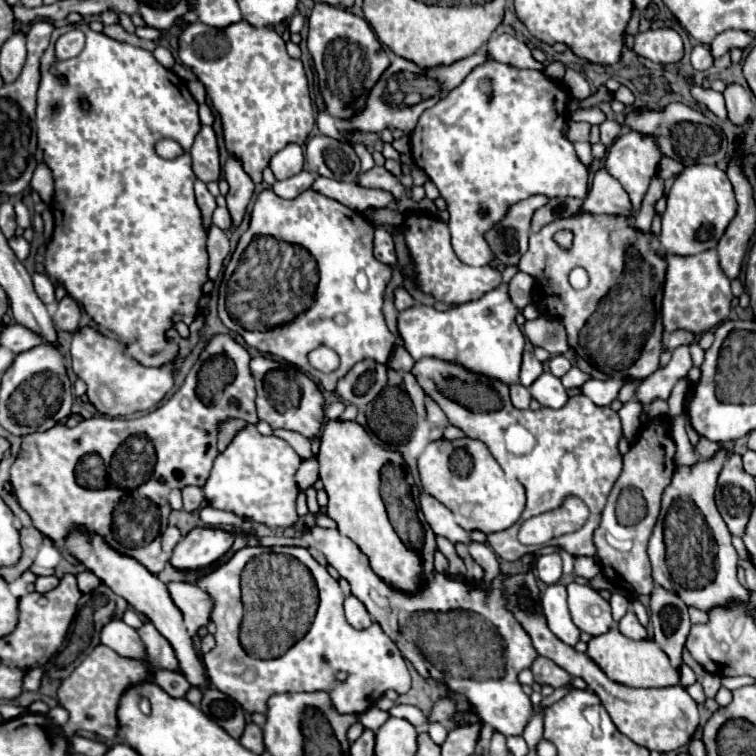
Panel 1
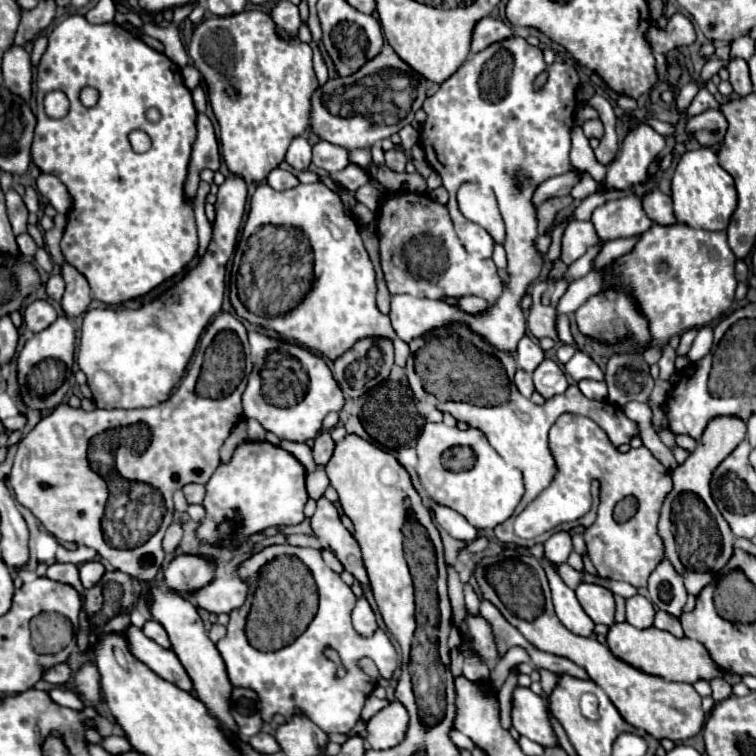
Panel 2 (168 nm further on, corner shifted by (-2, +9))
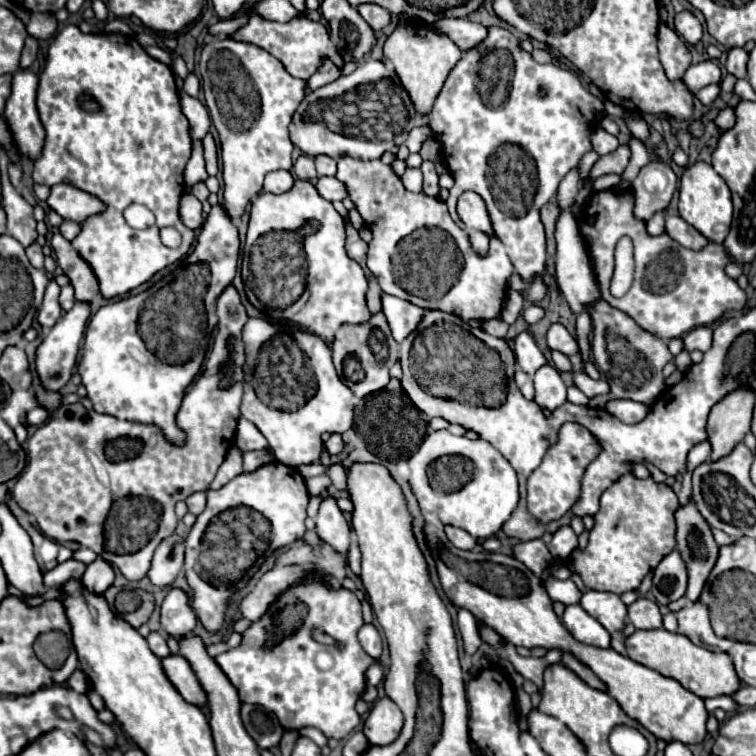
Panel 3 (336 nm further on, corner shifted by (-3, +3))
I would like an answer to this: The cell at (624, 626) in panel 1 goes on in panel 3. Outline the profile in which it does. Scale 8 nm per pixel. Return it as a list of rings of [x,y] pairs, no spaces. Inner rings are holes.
[[[639,598],[629,606],[629,620],[639,630],[661,628],[661,612],[659,606],[649,598]]]

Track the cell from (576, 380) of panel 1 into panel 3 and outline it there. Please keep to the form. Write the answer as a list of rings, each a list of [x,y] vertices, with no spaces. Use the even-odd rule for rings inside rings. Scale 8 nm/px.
[[[575,372],[573,378],[575,378],[575,386],[587,398],[593,398],[593,396],[599,396],[599,394],[609,394],[609,384],[605,380],[591,380],[585,372]]]

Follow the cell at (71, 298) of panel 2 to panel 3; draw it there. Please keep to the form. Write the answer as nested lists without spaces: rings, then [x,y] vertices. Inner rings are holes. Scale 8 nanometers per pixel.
[[[59,232],[51,236],[51,246],[55,250],[57,266],[63,268],[63,272],[71,278],[71,284],[75,288],[75,298],[91,302],[95,294],[99,294],[99,280],[95,280],[95,272],[91,272],[91,266],[71,248],[71,242],[65,240]]]

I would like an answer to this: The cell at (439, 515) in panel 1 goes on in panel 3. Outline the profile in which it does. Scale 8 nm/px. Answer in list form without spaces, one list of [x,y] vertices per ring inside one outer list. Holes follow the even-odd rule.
[[[445,526],[445,534],[451,540],[451,544],[457,546],[457,548],[461,548],[461,550],[473,550],[477,546],[477,540],[471,534],[467,534],[465,530],[461,530],[461,528]]]

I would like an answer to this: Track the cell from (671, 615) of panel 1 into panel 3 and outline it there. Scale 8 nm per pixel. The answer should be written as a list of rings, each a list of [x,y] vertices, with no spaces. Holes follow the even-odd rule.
[[[675,548],[657,564],[651,592],[657,604],[667,606],[669,602],[685,596],[685,590],[687,590],[687,566],[683,564],[679,550]]]

